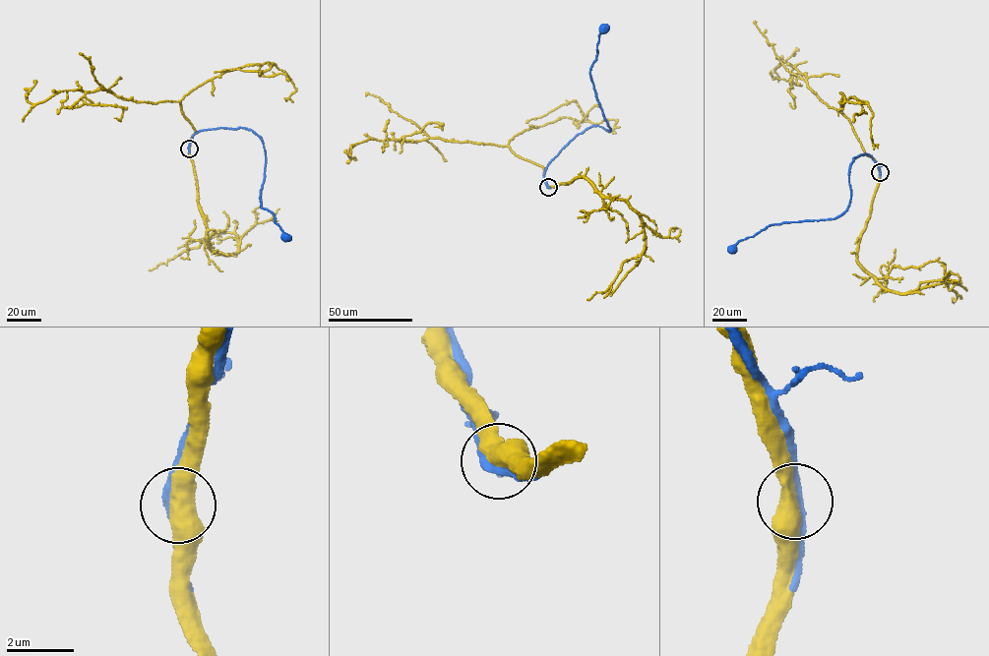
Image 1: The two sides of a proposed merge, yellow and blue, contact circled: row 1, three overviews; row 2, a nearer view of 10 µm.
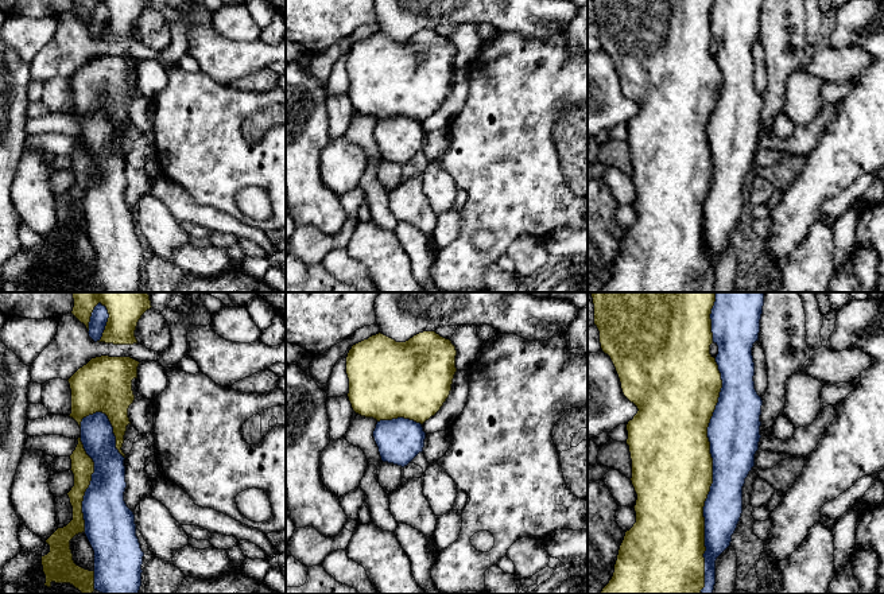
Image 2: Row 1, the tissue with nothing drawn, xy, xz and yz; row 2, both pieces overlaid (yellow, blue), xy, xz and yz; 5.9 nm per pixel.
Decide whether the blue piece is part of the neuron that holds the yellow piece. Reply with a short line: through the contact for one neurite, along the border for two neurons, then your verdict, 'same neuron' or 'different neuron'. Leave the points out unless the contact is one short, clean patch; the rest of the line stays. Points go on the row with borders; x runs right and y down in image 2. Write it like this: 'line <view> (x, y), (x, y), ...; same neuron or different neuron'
same neuron

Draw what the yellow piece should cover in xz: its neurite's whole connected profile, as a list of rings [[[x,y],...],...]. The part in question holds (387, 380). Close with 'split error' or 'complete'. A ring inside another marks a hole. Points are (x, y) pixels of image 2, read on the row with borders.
[[[435,331],[406,342],[379,333],[352,346],[348,397],[356,414],[377,420],[373,438],[383,462],[404,467],[423,451],[422,424],[450,395],[455,356],[451,341]]]; split error

